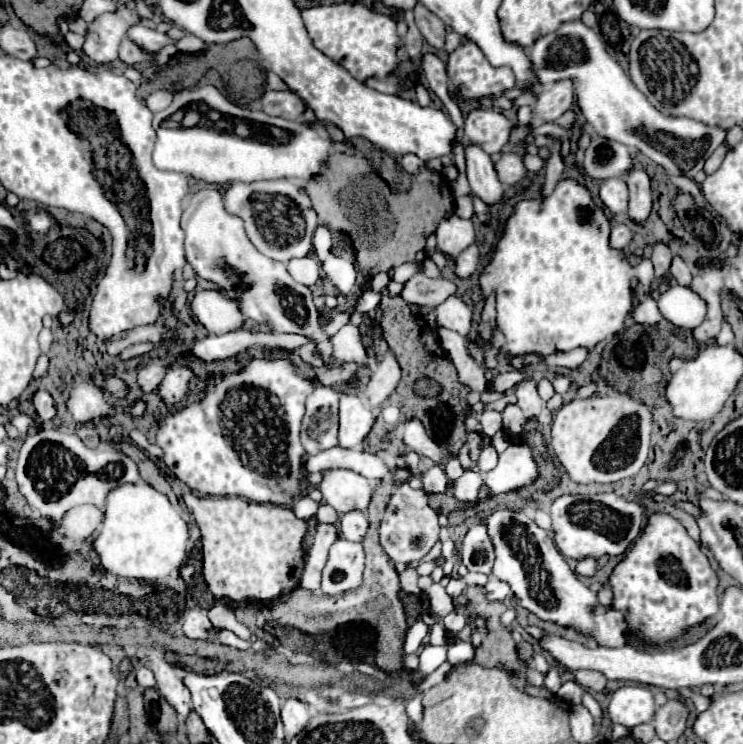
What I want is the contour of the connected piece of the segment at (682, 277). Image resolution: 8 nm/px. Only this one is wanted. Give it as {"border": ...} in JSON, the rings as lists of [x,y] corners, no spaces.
{"border":[[[674,256],[672,258],[672,266],[670,266],[670,274],[676,278],[678,284],[682,286],[688,286],[690,280],[692,280],[692,274],[694,274],[694,266],[690,262],[686,262],[682,256]]]}

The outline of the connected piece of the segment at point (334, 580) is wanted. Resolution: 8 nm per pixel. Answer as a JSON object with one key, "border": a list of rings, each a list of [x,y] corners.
{"border":[[[340,538],[330,548],[330,558],[328,566],[324,568],[322,588],[328,596],[356,590],[362,584],[362,572],[364,572],[362,544]]]}

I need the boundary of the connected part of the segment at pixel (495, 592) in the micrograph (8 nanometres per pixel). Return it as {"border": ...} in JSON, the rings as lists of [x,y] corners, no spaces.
{"border":[[[490,576],[488,584],[484,588],[488,592],[488,598],[492,598],[492,600],[506,600],[510,596],[510,586],[494,576]]]}

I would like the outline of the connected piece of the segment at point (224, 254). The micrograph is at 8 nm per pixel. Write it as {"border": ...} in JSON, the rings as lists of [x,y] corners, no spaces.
{"border":[[[204,188],[188,196],[182,212],[182,230],[186,234],[186,260],[192,264],[196,276],[216,284],[216,288],[234,300],[240,312],[258,322],[268,324],[276,332],[306,334],[318,344],[324,362],[330,360],[332,344],[322,330],[322,316],[312,302],[310,288],[298,284],[286,270],[286,264],[260,254],[244,232],[240,216],[224,208],[224,196],[216,188]]]}

